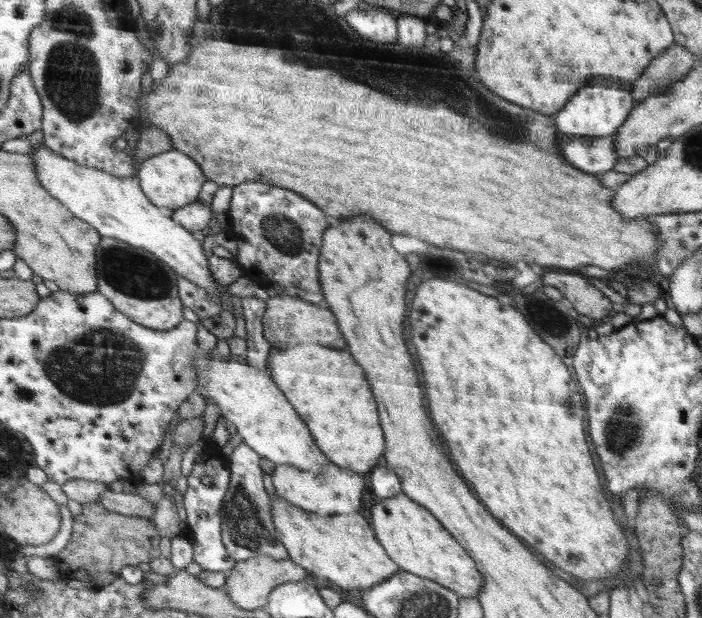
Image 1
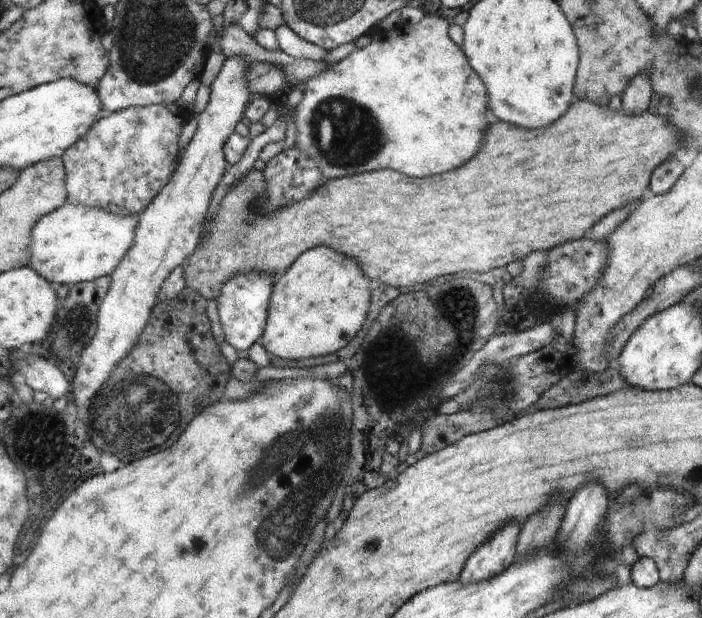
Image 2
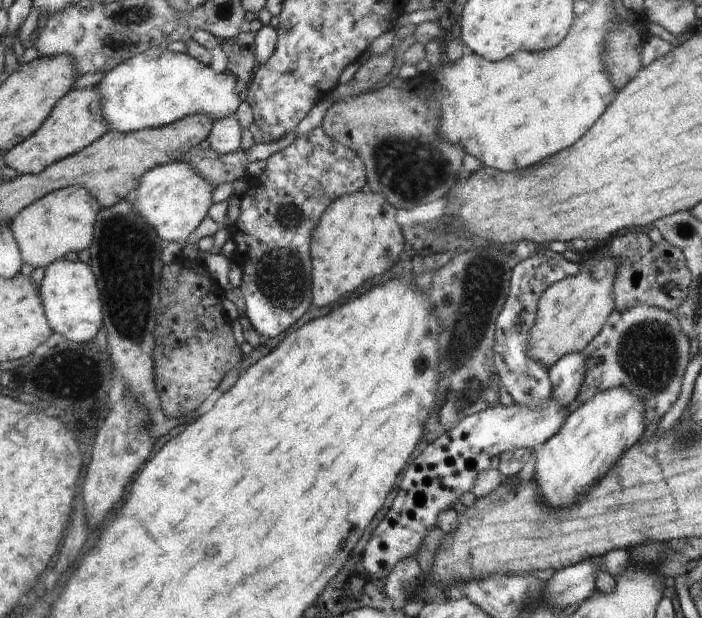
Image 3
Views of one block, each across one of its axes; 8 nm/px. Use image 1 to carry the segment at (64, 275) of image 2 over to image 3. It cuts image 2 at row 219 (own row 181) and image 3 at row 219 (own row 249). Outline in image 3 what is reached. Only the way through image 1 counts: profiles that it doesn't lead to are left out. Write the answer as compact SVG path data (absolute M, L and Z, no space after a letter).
M174 161L146 172L140 178L140 184L136 192L132 193L132 210L136 216L142 216L164 240L166 244L176 242L184 244L192 238L195 230L200 226L200 222L208 216L208 210L214 204L212 194L216 186L212 186L192 164L184 161Z

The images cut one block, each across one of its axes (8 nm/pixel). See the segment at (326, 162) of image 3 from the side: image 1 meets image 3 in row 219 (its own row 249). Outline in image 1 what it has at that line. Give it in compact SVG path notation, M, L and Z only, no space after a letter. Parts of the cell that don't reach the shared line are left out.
M245 182L232 187L229 234L236 240L238 247L237 264L243 269L243 276L272 290L277 296L291 296L311 303L325 305L324 293L320 286L318 256L322 246L322 234L334 220L330 219L322 208L296 191L286 187L268 185L263 182Z

